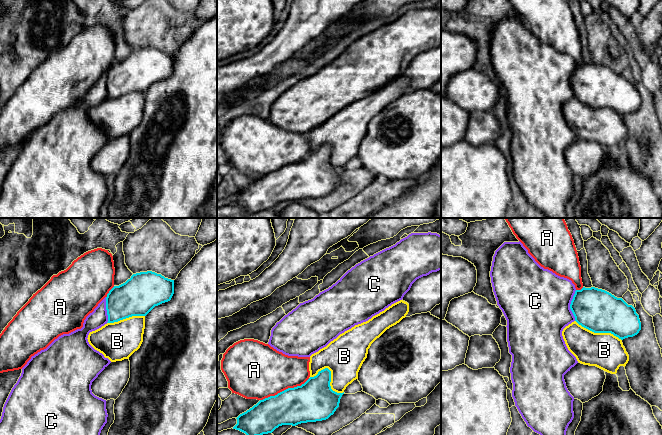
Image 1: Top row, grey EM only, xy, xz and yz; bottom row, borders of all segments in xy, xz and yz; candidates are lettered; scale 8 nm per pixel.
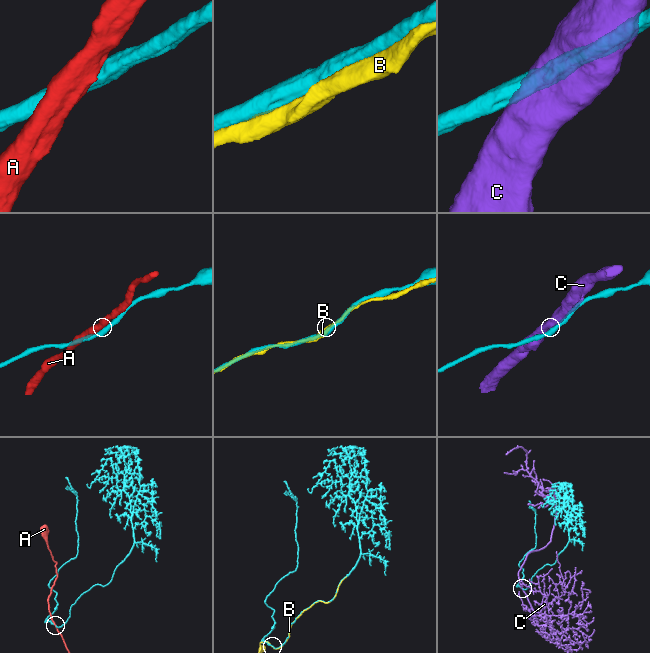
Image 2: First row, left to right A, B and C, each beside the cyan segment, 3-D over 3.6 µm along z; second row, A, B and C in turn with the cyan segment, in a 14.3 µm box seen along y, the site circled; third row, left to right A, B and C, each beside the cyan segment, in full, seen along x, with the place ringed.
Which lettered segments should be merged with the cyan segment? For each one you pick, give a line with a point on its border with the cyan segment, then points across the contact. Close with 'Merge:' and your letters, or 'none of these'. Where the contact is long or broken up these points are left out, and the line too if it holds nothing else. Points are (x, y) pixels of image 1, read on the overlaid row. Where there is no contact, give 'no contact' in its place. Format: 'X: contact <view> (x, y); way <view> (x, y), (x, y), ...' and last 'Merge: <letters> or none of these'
B: contact xz (330, 375)
Merge: B

